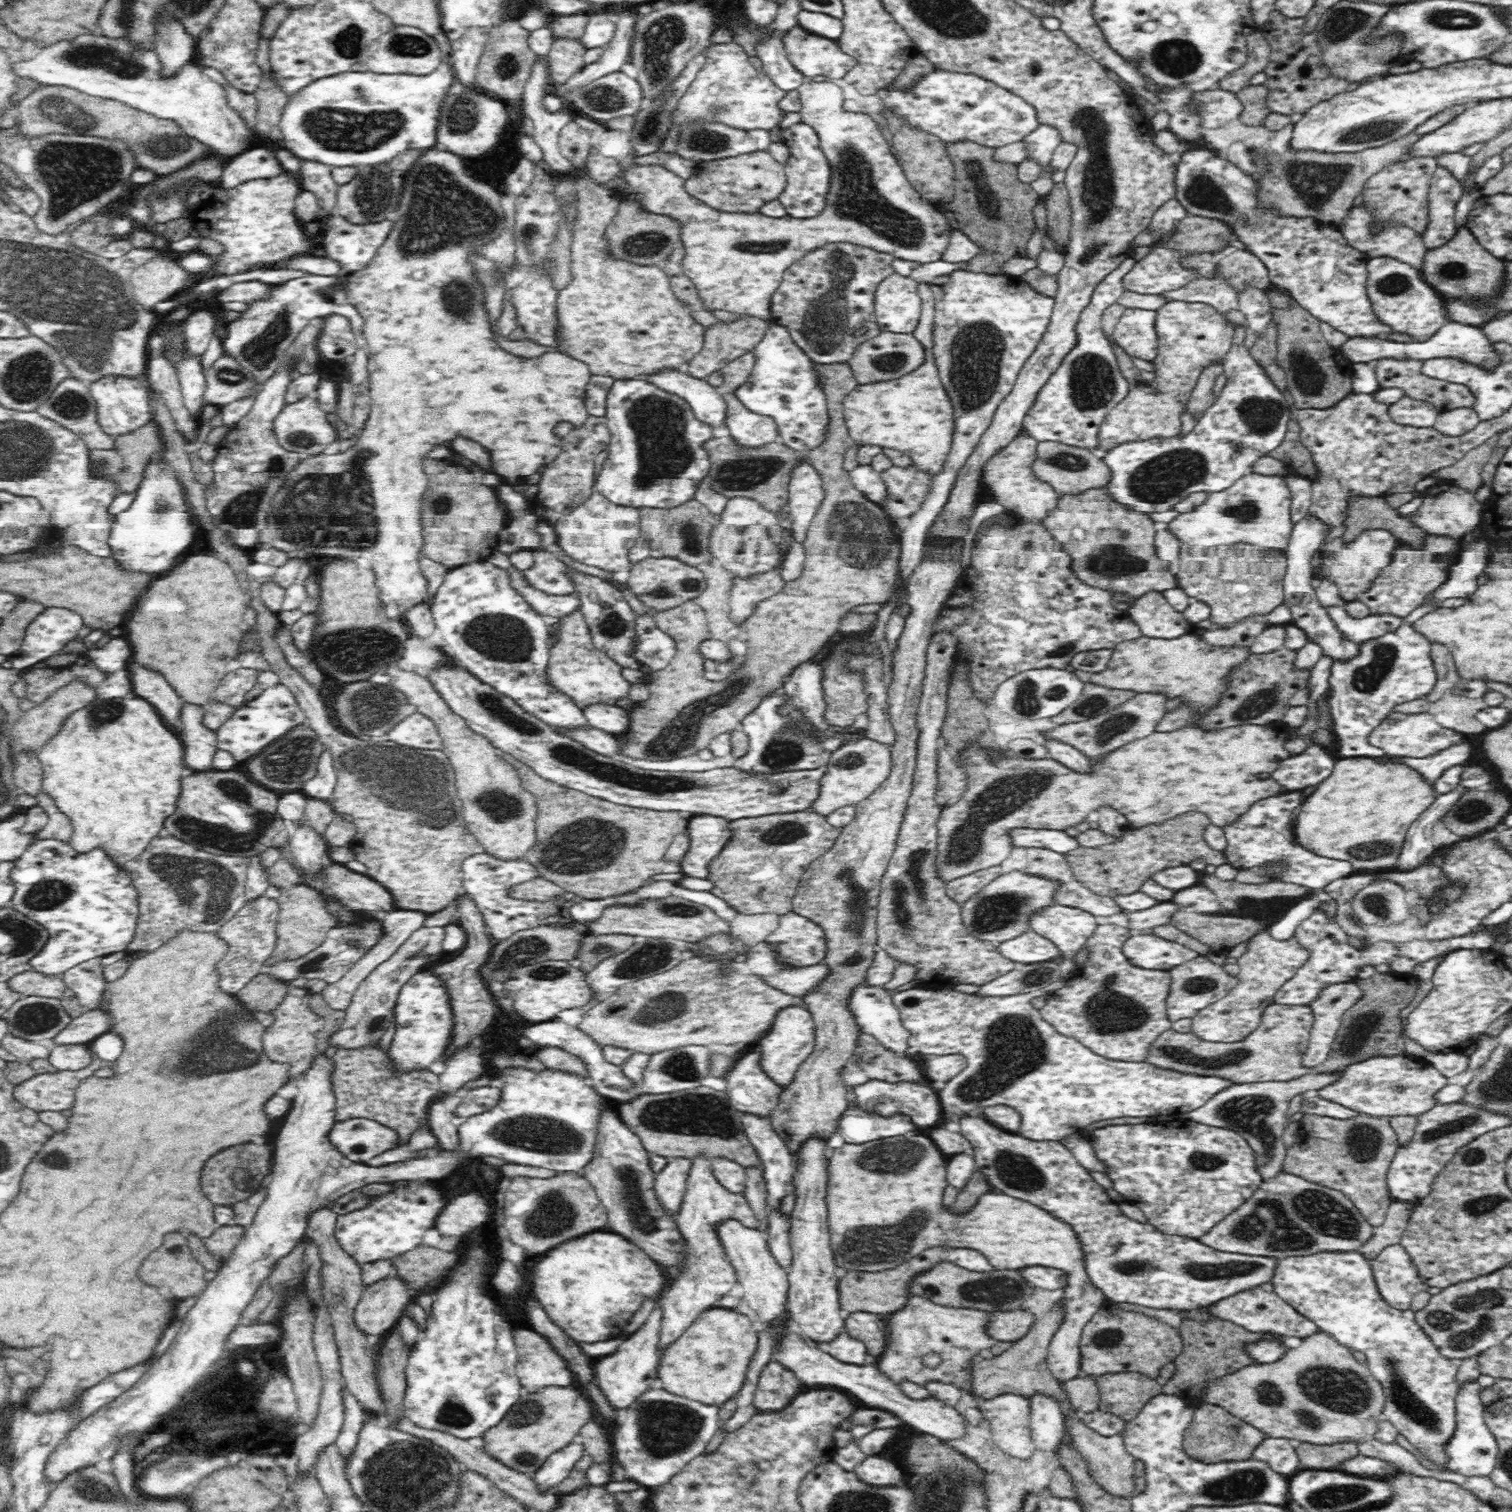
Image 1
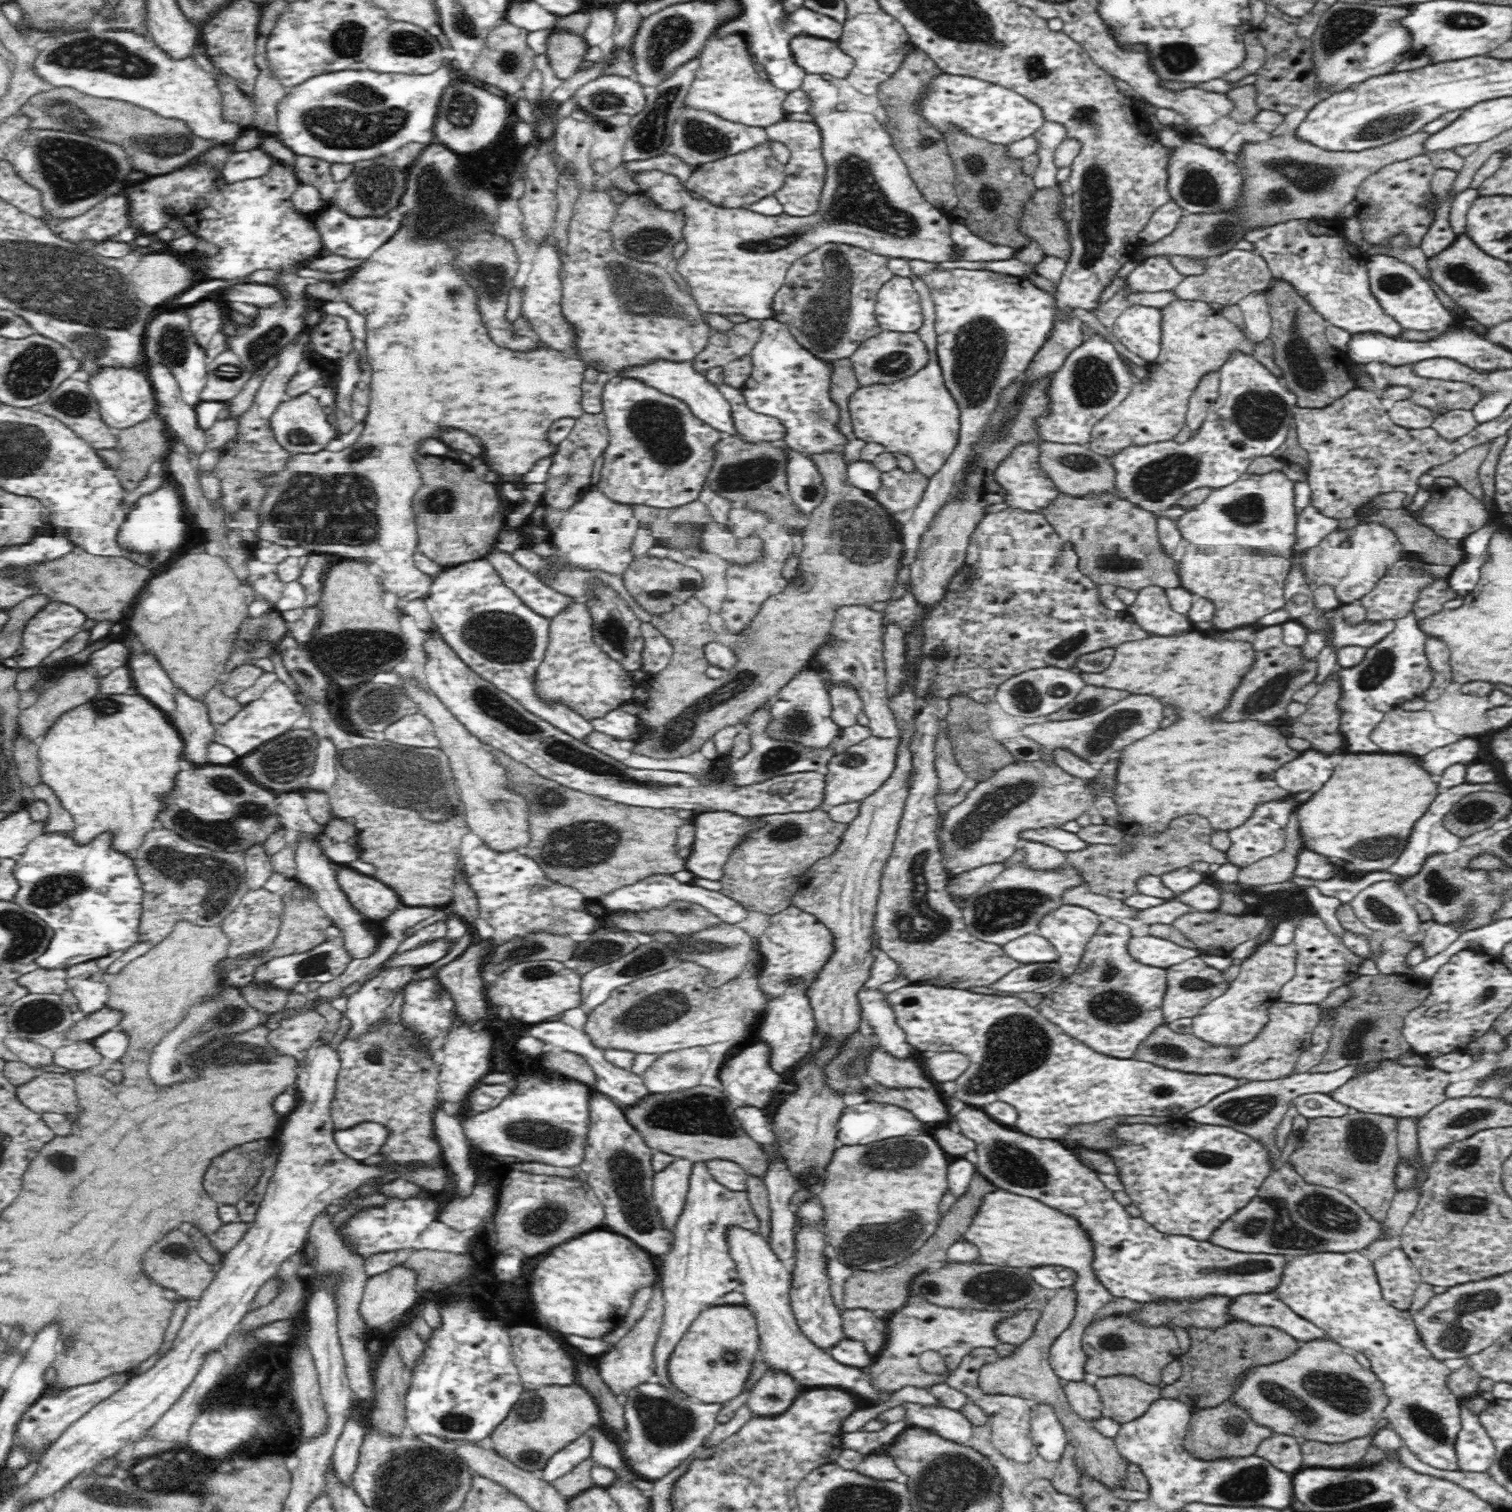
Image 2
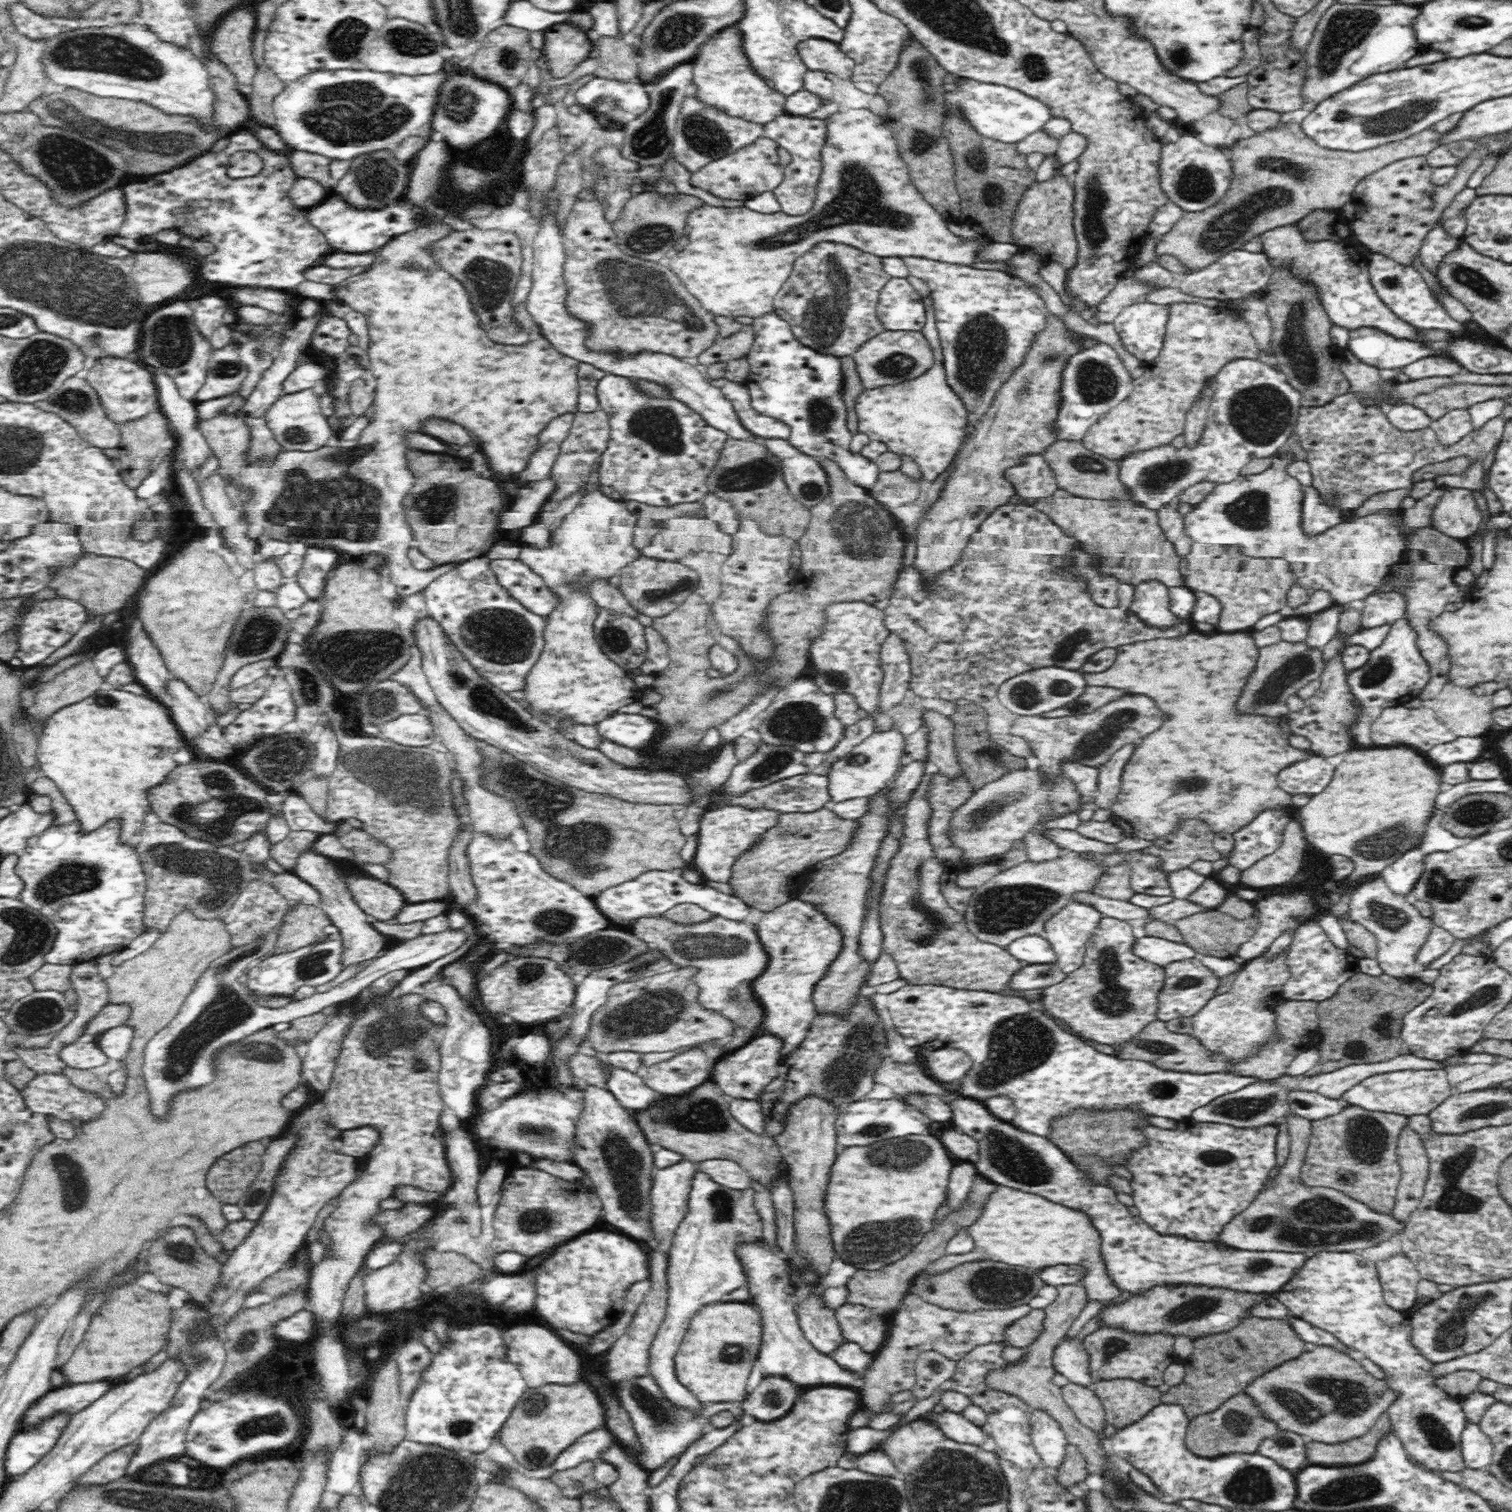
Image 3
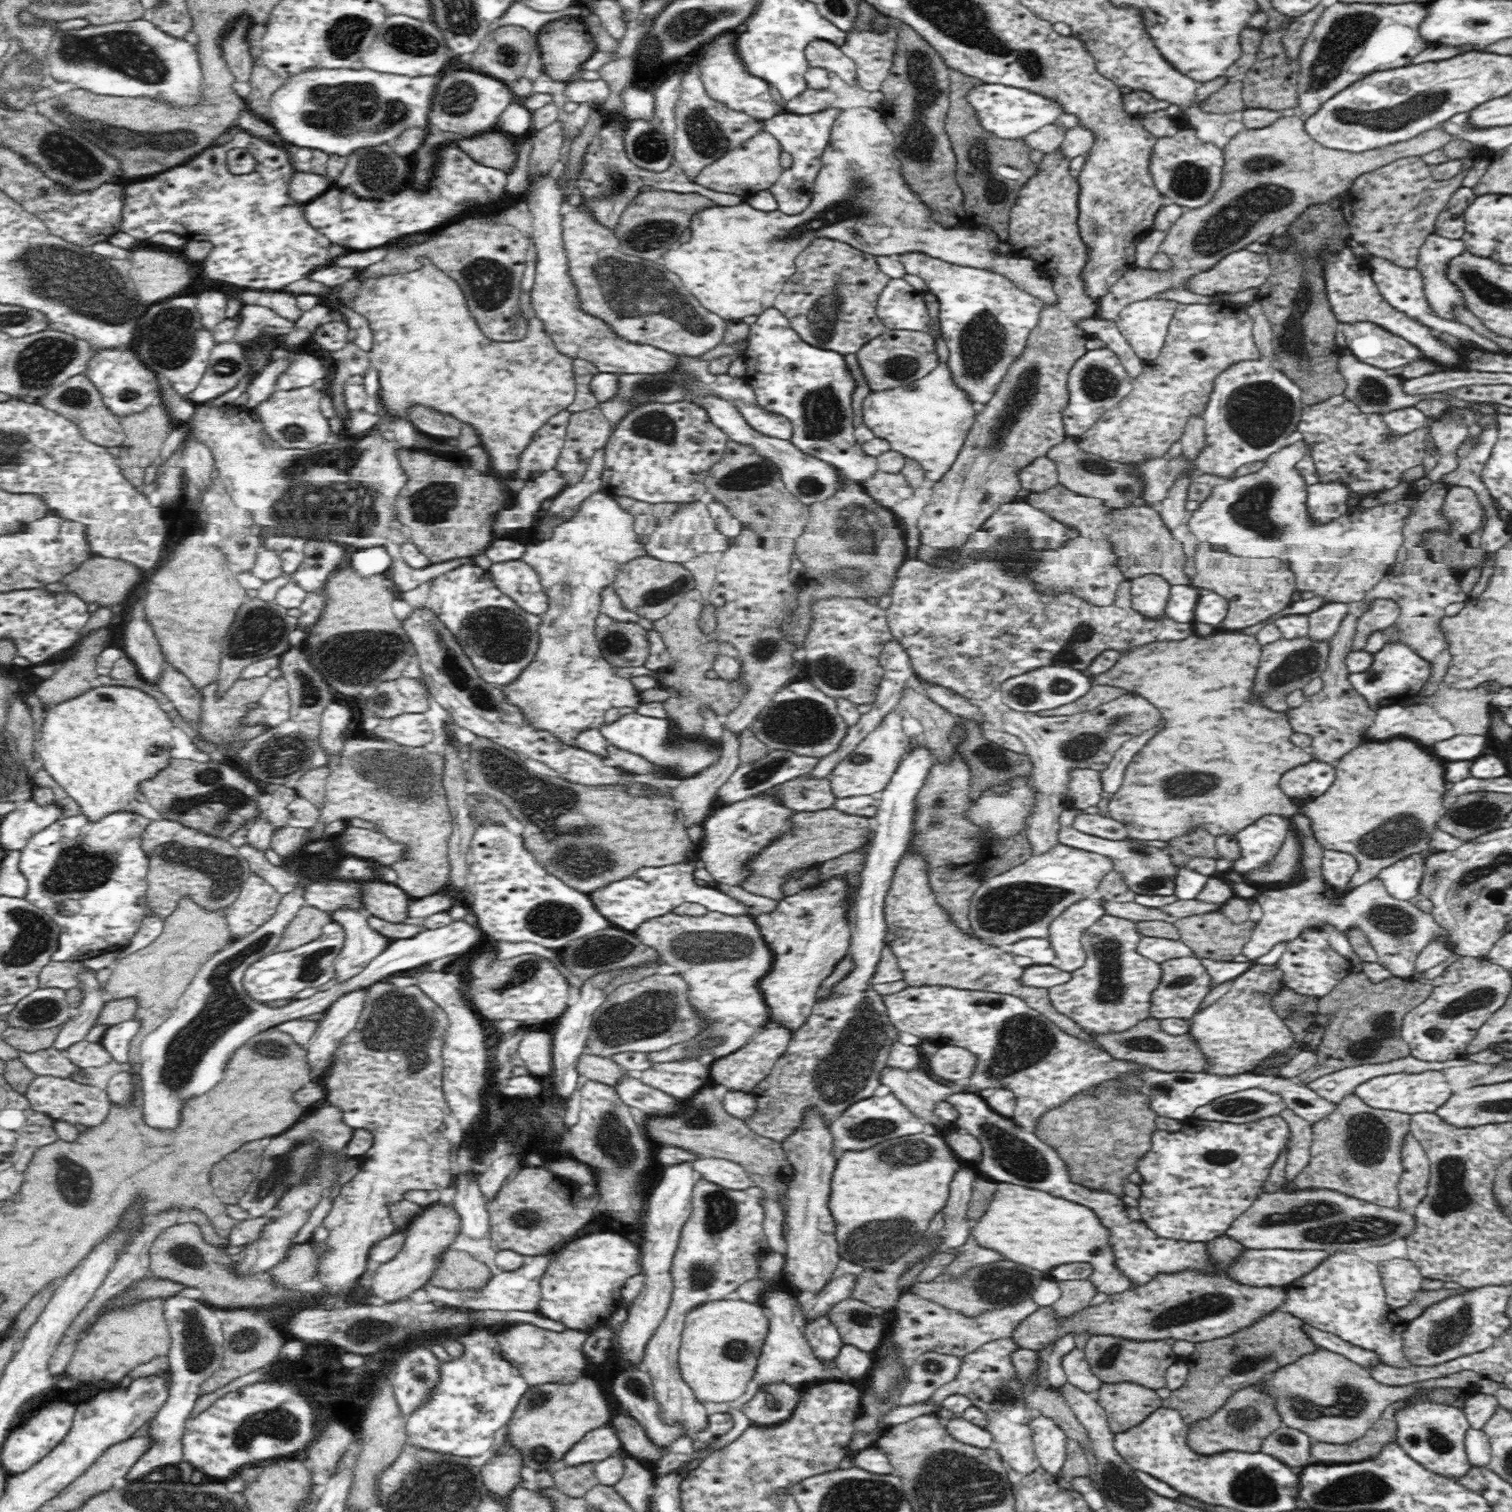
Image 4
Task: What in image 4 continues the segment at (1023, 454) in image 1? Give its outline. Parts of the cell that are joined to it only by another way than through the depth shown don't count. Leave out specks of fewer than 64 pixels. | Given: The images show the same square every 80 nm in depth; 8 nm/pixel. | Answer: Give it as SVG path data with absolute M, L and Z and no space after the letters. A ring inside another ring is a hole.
M1047 456L1035 458L1026 468L1020 469L1019 477L1021 488L1029 492L1048 490L1059 482L1055 462Z

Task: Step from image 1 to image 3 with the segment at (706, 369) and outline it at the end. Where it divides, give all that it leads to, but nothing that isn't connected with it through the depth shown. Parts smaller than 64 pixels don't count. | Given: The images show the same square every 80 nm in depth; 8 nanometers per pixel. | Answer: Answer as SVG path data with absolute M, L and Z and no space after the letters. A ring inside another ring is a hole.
M745 326L740 332L731 337L717 336L717 339L700 356L693 361L703 369L706 364L714 362L730 362L731 360L745 357L752 346L754 333L749 326Z

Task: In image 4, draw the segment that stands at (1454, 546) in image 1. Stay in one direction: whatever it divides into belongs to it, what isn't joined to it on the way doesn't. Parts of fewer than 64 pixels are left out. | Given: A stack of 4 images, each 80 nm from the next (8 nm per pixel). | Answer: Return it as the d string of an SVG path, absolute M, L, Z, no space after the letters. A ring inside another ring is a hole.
M1376 599L1372 601L1370 610L1358 617L1351 652L1365 649L1366 644L1368 644L1368 638L1374 632L1393 626L1400 617L1400 614L1401 611L1396 601L1388 599Z

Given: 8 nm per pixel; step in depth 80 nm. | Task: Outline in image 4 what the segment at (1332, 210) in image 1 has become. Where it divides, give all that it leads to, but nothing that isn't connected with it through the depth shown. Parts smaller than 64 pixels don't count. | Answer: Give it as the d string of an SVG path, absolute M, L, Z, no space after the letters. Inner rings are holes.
M1284 115L1268 127L1238 131L1223 148L1225 167L1221 188L1205 206L1187 208L1167 230L1165 240L1159 246L1159 250L1170 258L1173 268L1156 271L1132 267L1098 299L1099 314L1102 319L1116 320L1120 311L1133 302L1154 298L1167 290L1188 288L1192 277L1214 269L1227 254L1246 249L1252 242L1268 239L1292 224L1306 208L1345 201L1354 180L1361 174L1399 159L1424 157L1454 139L1439 127L1406 142L1350 153L1328 149L1315 142L1305 130L1304 119L1298 116Z

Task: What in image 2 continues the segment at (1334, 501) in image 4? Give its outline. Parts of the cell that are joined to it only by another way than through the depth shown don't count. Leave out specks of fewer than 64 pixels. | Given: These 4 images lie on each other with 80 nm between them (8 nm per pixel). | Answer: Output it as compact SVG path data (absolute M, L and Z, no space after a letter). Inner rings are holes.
M1311 496L1310 502L1300 510L1300 514L1297 516L1297 525L1295 526L1297 543L1294 545L1293 550L1295 552L1304 552L1312 546L1316 546L1324 536L1328 536L1330 532L1338 529L1338 520L1337 518L1330 518L1329 516L1323 516L1321 512L1315 506L1311 505Z

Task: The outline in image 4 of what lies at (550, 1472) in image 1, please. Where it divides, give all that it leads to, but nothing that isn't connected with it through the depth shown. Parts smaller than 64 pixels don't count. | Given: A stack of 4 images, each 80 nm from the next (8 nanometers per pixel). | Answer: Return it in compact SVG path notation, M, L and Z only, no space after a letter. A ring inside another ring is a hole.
M606 1424L586 1433L580 1442L577 1442L564 1456L564 1462L569 1466L584 1463L595 1463L622 1451L623 1444L617 1430Z

